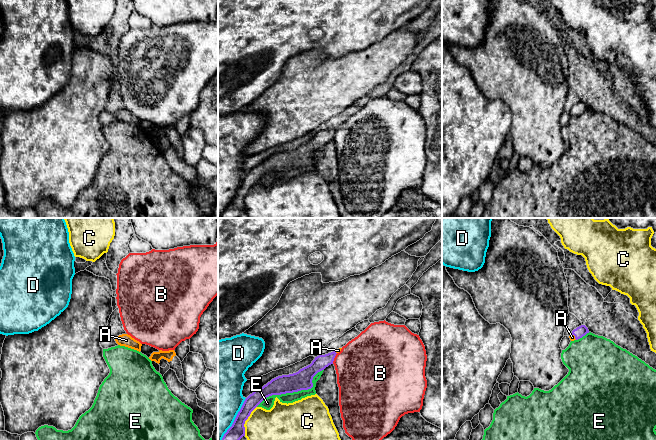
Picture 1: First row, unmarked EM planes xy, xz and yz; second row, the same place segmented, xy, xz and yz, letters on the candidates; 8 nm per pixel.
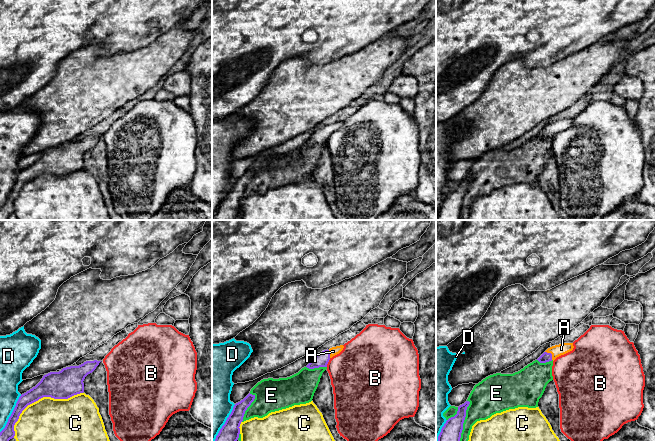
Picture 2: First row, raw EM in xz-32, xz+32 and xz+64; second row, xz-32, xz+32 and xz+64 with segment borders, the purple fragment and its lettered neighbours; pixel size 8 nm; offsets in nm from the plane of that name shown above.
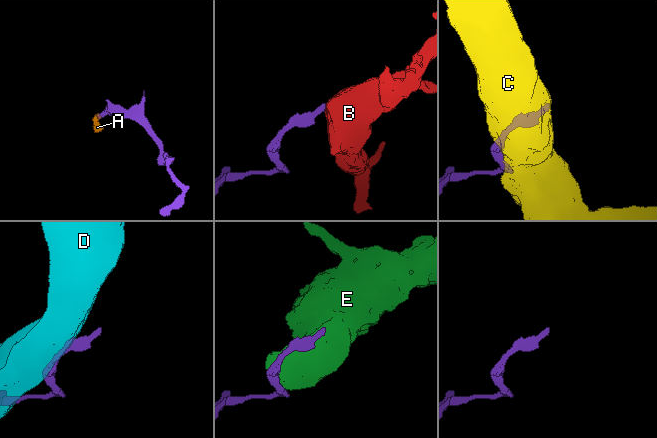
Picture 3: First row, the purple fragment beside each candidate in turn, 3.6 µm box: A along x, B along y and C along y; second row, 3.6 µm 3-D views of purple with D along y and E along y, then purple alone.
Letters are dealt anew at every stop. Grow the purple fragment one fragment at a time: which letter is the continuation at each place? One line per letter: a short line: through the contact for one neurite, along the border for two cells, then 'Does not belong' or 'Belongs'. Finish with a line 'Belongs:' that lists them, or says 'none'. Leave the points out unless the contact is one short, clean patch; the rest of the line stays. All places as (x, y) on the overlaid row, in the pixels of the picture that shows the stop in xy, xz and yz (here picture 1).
A: Line: yz (579, 332), (574, 335), (572, 337). Belongs
B: Line: xz (337, 353), (332, 363). Does not belong
C: Does not belong
D: Does not belong
E: Does not belong
Belongs: A

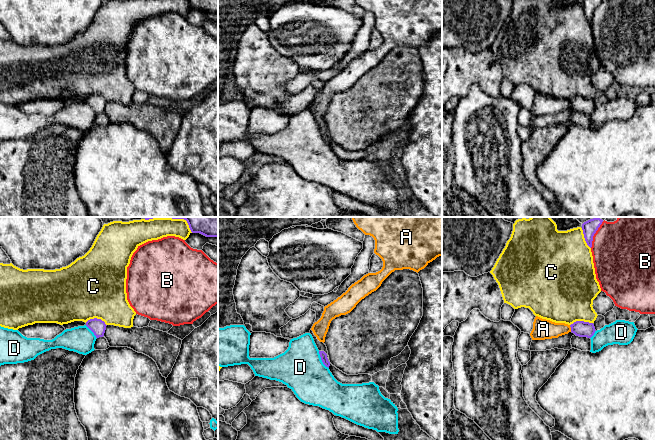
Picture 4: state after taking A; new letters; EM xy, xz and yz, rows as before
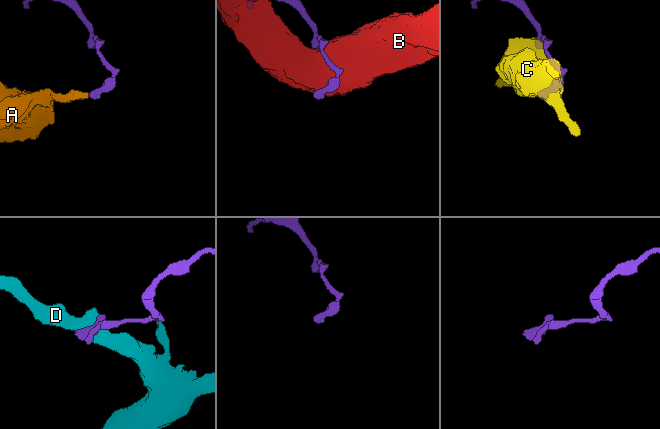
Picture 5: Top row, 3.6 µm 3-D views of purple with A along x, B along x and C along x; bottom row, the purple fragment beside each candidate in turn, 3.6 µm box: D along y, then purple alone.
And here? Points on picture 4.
A: Line: yz (569, 325), (571, 331). Does not belong
B: Does not belong
C: Does not belong
D: Line: xz (318, 351), (321, 361), (328, 368). Does not belong
Belongs: none

